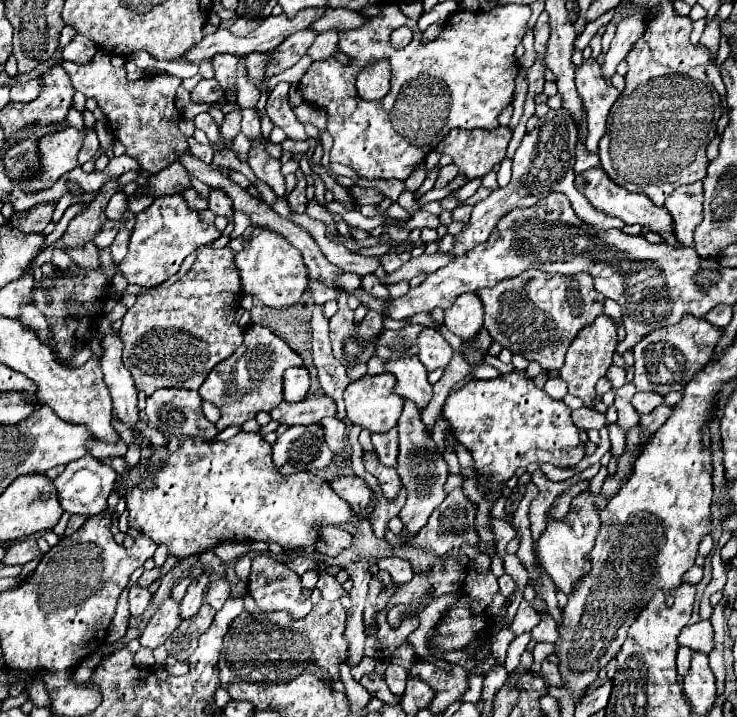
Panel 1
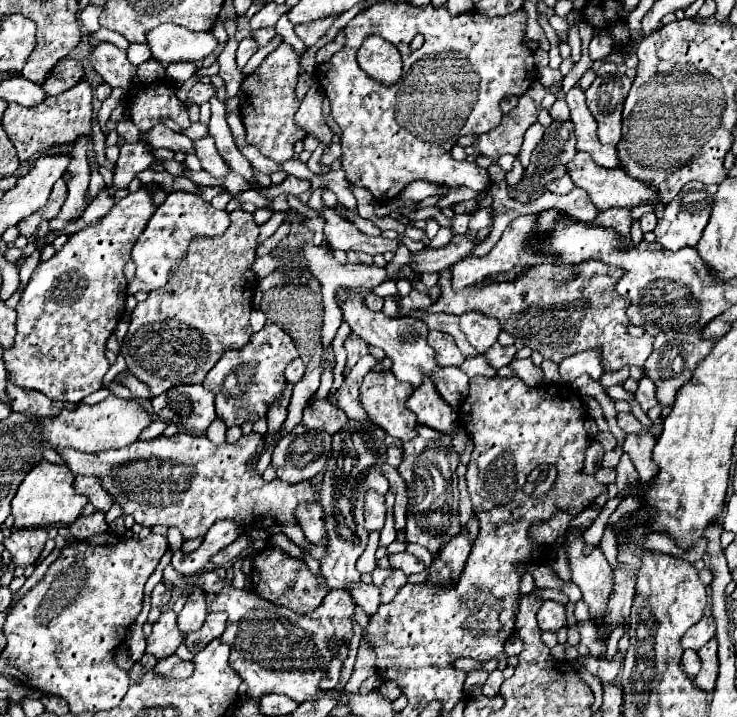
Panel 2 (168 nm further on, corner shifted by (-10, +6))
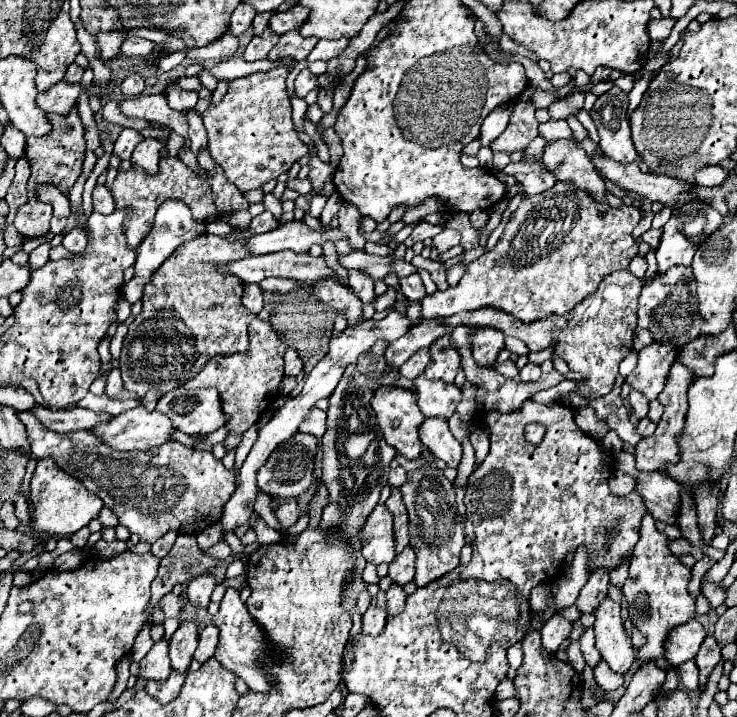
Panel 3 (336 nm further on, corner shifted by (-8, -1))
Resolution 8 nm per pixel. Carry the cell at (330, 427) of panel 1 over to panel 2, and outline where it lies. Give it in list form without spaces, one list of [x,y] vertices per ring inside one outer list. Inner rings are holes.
[[[318,399],[312,405],[304,409],[302,423],[312,429],[320,429],[326,433],[338,433],[342,425],[346,425],[348,417],[344,411],[340,411],[336,405],[332,405],[328,399]]]

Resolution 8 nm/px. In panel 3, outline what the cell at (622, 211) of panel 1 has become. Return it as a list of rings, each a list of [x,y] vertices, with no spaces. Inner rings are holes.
[[[558,140],[546,146],[542,164],[558,180],[588,192],[594,200],[606,200],[606,184],[592,166],[588,154],[574,146],[570,140]]]

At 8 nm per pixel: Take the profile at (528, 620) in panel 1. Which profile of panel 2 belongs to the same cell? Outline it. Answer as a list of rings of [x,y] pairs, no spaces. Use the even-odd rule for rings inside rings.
[[[546,601],[538,611],[538,625],[542,631],[556,633],[560,627],[566,627],[566,607],[562,603]]]

